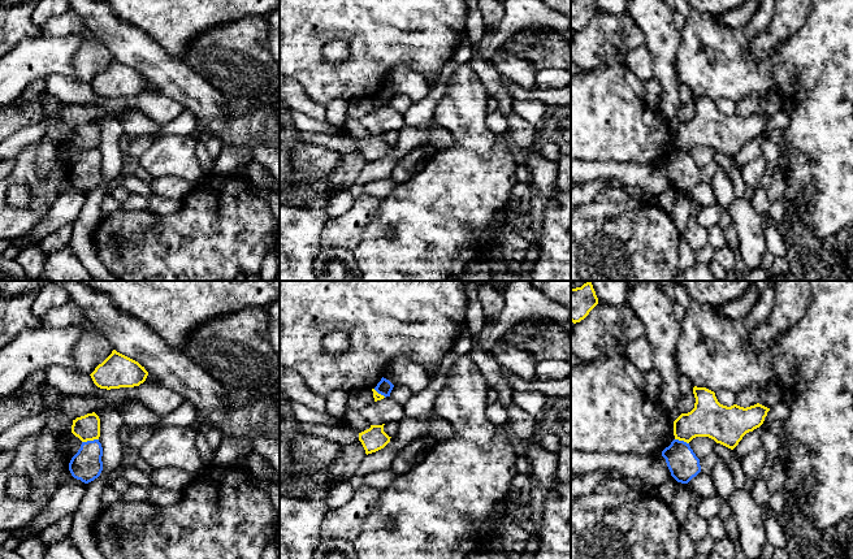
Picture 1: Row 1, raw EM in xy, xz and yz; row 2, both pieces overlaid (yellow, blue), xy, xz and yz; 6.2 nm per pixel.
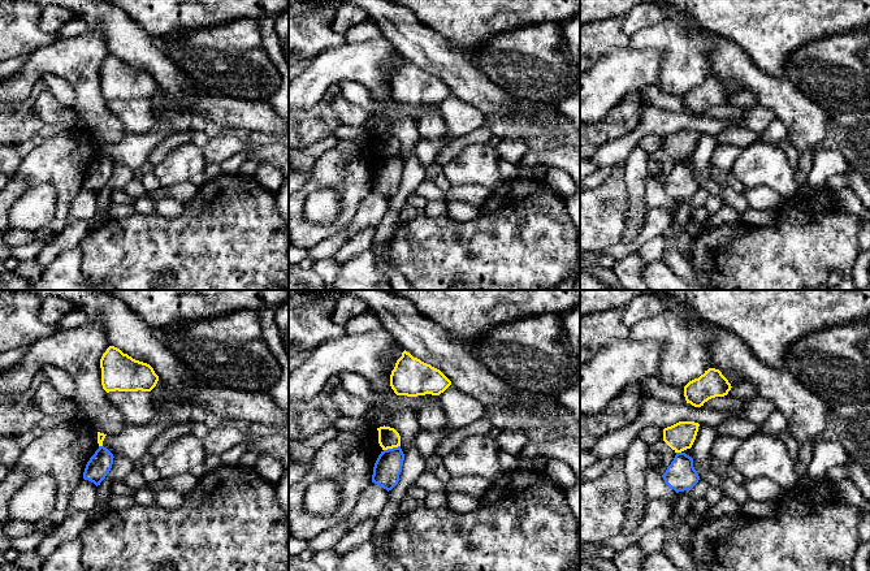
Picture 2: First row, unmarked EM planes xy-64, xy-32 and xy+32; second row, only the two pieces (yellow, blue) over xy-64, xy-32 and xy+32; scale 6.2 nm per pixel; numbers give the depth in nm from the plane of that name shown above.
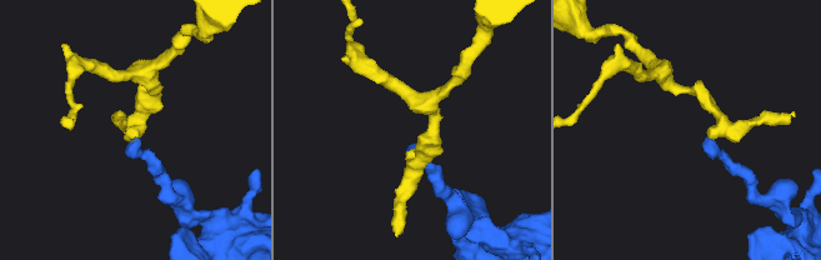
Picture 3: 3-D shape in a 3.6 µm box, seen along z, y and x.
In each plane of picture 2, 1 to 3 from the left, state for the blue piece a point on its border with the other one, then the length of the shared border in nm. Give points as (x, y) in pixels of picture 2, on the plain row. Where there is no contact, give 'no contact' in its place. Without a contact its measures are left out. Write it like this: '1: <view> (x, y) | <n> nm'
1: xy-64 (100, 154) | 30 nm
2: xy-32 (392, 156) | 110 nm
3: xy+32 (679, 160) | 30 nm

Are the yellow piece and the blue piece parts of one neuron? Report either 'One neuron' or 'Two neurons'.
Two neurons

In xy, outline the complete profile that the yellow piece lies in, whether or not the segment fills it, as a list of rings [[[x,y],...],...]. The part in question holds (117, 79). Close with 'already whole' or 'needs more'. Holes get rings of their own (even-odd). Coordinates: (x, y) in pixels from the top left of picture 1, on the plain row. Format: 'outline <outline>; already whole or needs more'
outline [[[113,58],[90,84],[98,96],[111,99],[139,95],[148,81],[138,70]]]; already whole

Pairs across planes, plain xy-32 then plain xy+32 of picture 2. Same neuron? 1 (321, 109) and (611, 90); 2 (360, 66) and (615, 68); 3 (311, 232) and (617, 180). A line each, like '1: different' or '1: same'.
1: different
2: same
3: same

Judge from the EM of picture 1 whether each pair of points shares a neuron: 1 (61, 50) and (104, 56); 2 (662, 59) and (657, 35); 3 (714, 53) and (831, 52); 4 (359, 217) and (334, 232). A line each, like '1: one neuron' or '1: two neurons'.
1: two neurons
2: one neuron
3: one neuron
4: one neuron

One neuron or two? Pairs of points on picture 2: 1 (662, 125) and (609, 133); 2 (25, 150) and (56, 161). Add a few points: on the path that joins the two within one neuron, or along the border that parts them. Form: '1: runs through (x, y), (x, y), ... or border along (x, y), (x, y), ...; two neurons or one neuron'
1: border along (643, 104), (639, 124), (631, 132), (606, 142); two neurons
2: border along (43, 139), (22, 160), (13, 174); two neurons

